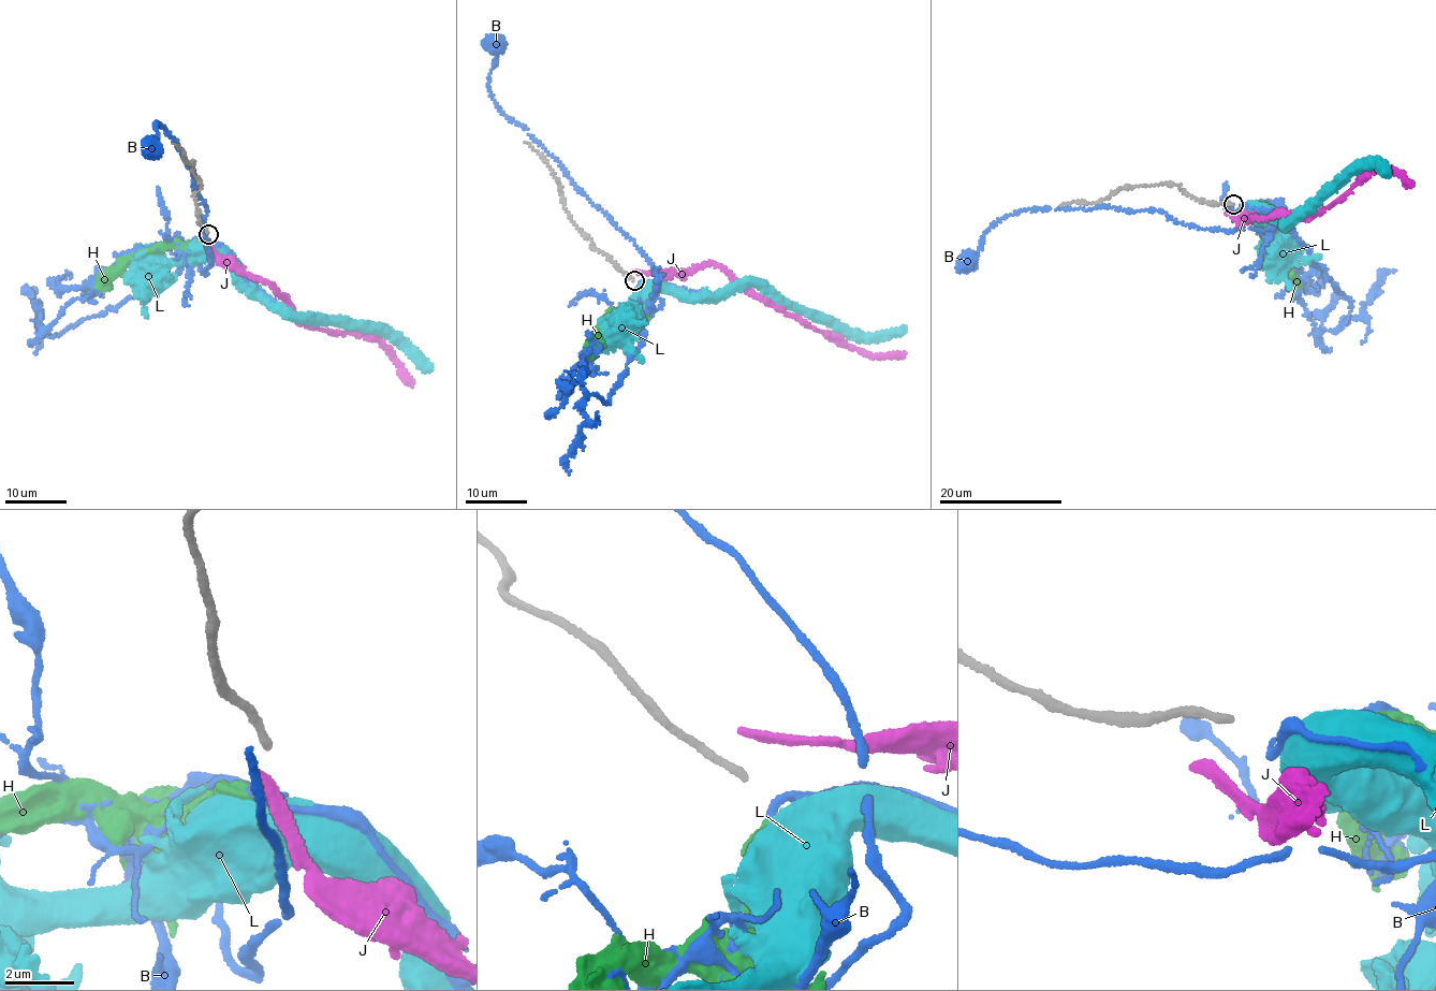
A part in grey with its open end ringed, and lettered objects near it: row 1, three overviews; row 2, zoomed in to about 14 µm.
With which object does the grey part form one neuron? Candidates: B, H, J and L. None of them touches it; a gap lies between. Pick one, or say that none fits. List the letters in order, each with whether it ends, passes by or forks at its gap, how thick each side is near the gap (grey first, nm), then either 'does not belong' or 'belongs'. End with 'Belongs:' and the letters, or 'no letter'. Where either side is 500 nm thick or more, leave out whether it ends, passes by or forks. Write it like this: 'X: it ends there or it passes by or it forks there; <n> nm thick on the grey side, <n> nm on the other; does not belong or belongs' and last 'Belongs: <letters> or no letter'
B: it passes by; 240 nm thick on the grey side, 240 nm on the other; does not belong
H: it ends there; 240 nm thick on the grey side, 320 nm on the other; does not belong
J: it ends there; 240 nm thick on the grey side, 360 nm on the other; does not belong
L: 240 nm thick on the grey side, 750 nm on the other; does not belong
Belongs: no letter

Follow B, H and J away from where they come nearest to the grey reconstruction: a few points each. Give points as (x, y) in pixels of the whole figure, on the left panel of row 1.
B: (205, 242), (181, 250), (205, 273), (213, 262), (207, 212), (193, 175), (159, 124), (148, 152)
H: (204, 242), (142, 249), (88, 293)
J: (208, 239), (219, 258), (232, 261), (243, 272), (274, 286), (290, 302), (299, 321), (383, 344), (412, 387)

